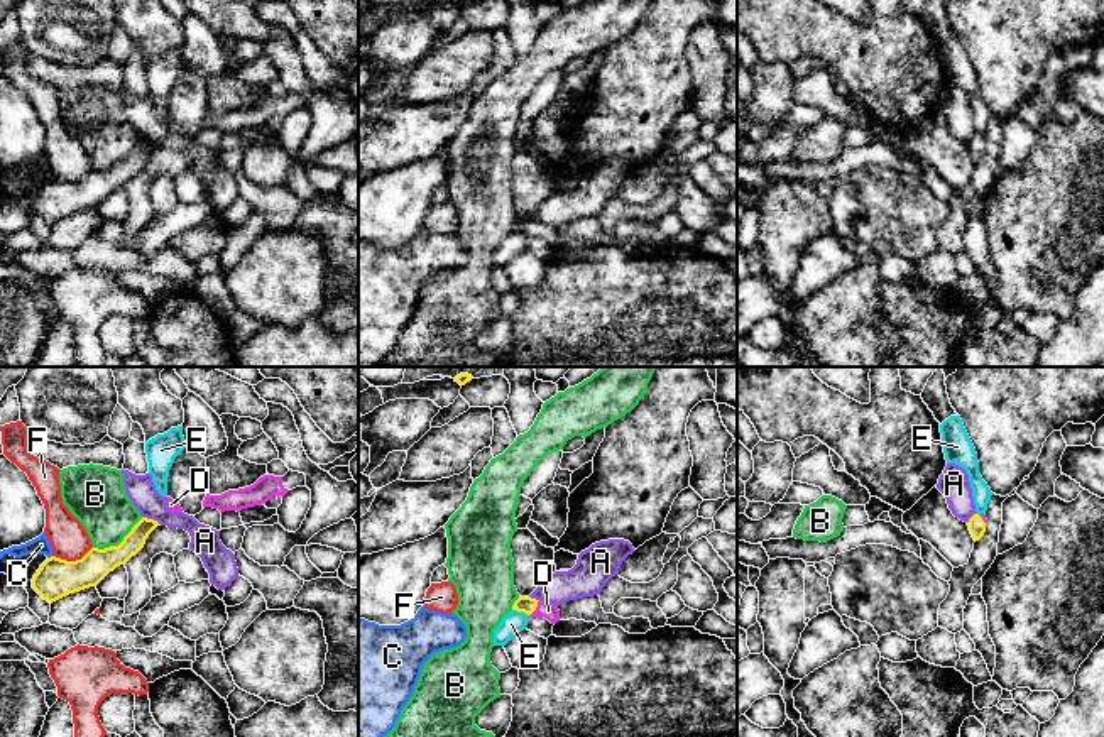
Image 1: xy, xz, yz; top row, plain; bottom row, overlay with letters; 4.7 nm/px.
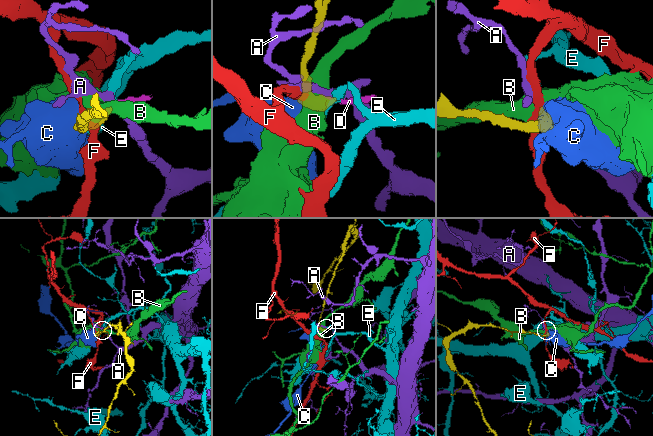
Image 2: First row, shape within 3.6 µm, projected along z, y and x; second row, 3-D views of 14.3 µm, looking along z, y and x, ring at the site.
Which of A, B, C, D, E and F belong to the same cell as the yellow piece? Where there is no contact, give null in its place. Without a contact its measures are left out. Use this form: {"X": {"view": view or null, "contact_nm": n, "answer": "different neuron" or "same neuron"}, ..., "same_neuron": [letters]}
{"A": {"view": "xy", "contact_nm": 100, "answer": "different neuron"}, "B": {"view": "xy", "contact_nm": 280, "answer": "different neuron"}, "C": {"view": "xy", "contact_nm": 30, "answer": "different neuron"}, "D": {"view": "xz", "contact_nm": 90, "answer": "same neuron"}, "E": {"view": "xz", "contact_nm": 90, "answer": "different neuron"}, "F": {"view": "xy", "contact_nm": 200, "answer": "different neuron"}, "same_neuron": ["D"]}

